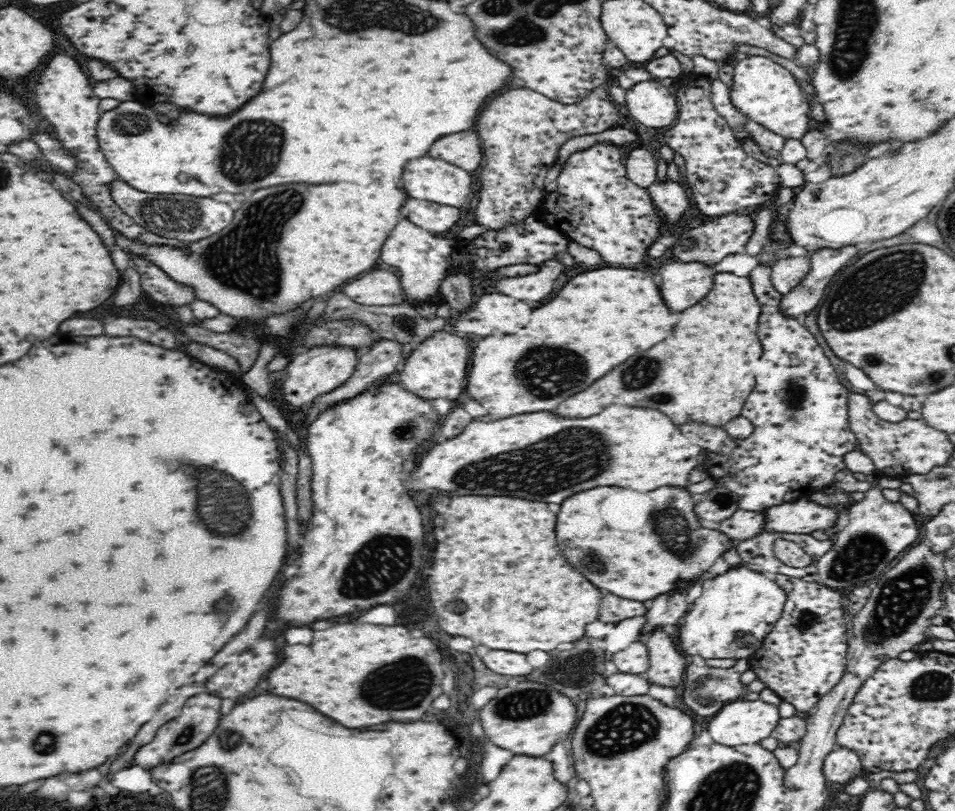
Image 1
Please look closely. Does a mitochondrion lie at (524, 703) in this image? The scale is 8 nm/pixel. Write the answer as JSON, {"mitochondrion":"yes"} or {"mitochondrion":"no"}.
{"mitochondrion":"yes"}

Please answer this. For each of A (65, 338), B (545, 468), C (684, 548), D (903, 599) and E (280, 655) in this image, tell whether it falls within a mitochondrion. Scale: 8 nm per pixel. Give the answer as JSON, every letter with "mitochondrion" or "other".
{"A":"other","B":"mitochondrion","C":"mitochondrion","D":"mitochondrion","E":"other"}

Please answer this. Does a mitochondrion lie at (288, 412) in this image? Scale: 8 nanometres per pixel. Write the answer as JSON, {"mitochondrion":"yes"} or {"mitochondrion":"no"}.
{"mitochondrion":"no"}

